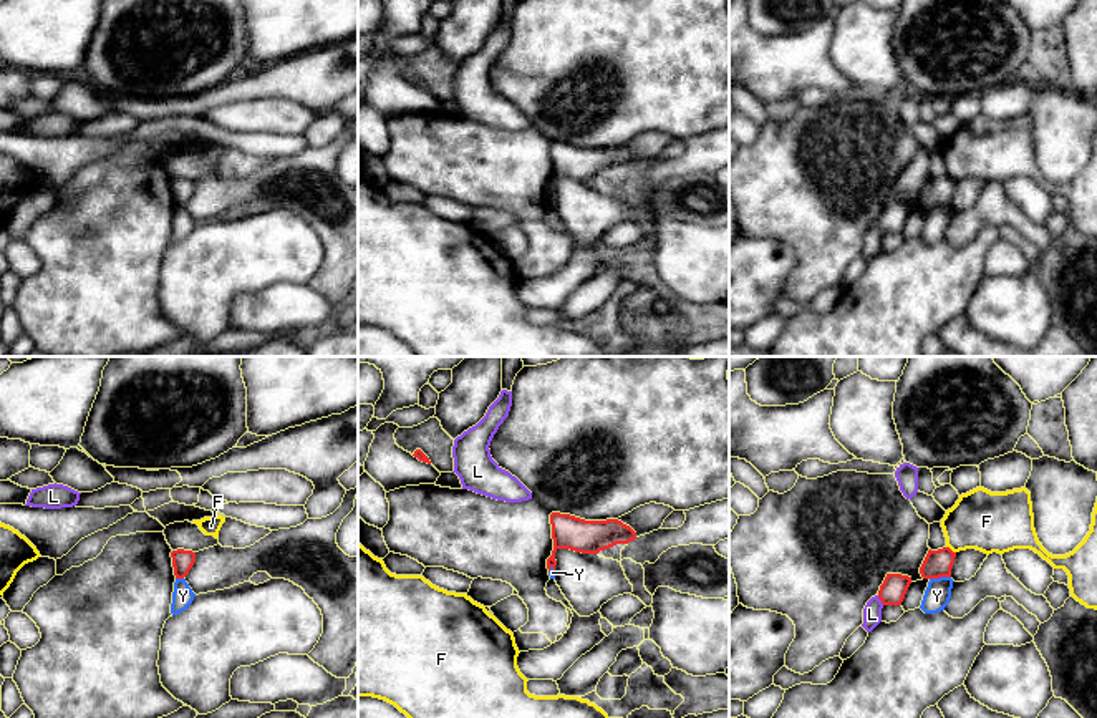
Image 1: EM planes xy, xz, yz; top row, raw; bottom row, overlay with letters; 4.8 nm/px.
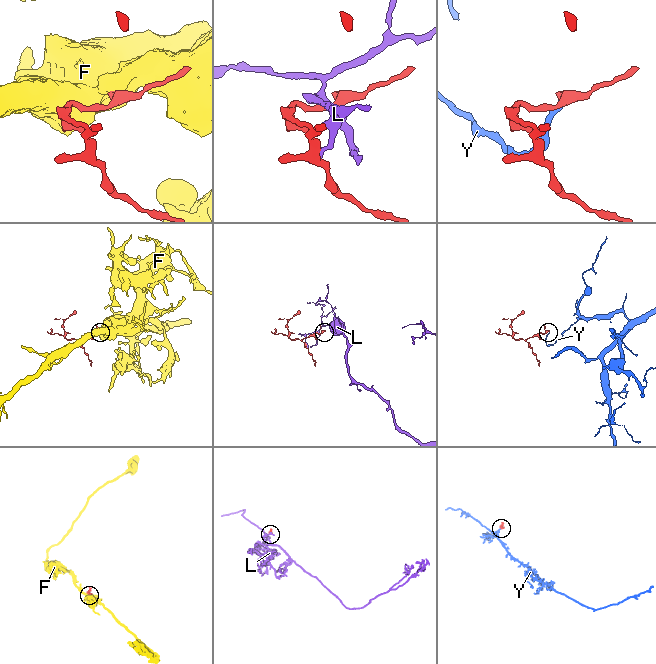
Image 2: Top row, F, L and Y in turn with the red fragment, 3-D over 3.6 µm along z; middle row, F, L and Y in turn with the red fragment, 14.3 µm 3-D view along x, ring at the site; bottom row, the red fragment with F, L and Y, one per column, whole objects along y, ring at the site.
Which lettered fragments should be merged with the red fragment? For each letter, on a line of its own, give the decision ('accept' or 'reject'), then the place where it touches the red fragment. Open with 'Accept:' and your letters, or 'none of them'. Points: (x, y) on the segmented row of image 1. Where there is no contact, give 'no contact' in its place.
Accept: none of them
F: reject; meets red in yz at (950, 549)
L: reject; meets red in yz at (880, 599)
Y: reject; meets red in yz at (940, 576)

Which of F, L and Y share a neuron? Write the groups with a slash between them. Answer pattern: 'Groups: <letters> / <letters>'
Groups: F / L / Y

